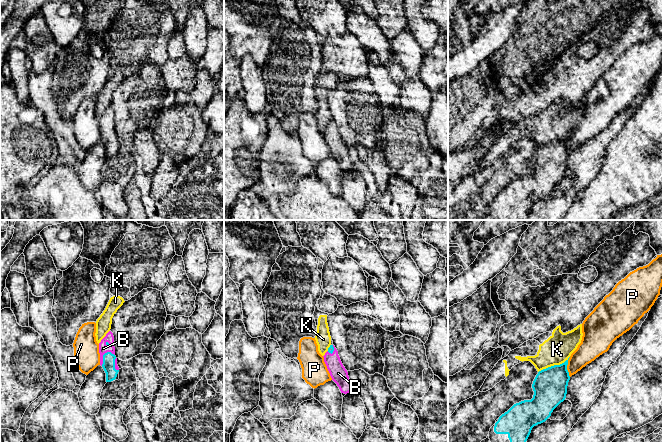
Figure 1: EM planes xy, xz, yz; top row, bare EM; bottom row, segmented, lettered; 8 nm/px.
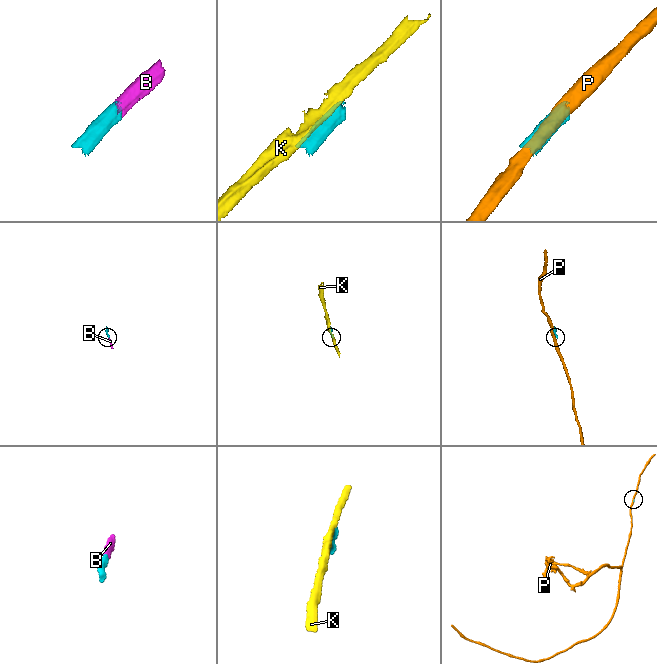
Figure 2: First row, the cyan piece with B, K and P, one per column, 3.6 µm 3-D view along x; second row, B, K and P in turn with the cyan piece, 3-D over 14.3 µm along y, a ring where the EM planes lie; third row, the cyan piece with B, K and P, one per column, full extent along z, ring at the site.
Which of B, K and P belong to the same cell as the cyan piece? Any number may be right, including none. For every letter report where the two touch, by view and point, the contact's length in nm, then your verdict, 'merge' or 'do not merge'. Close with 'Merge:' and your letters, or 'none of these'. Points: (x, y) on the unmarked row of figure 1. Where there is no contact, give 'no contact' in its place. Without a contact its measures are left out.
B: meets cyan in xy at (103, 131); contact 140 nm long; merge
K: meets cyan in yz at (554, 141); contact 280 nm long; do not merge
P: meets cyan in yz at (566, 143); contact 160 nm long; do not merge
Merge: B

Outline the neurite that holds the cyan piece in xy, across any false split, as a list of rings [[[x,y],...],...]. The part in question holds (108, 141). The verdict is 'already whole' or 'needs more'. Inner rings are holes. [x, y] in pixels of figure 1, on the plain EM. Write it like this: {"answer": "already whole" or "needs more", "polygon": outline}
{"answer": "needs more", "polygon": [[[109,107],[99,119],[100,141],[106,149],[106,158],[116,155],[119,148],[117,134],[115,132],[114,112]]]}

